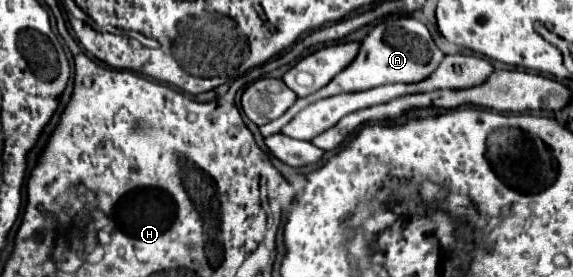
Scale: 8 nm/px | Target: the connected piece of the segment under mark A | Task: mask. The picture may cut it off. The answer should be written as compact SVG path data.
M393 16L387 18L379 24L375 24L367 36L361 40L361 48L359 54L353 58L353 62L343 68L327 86L323 86L321 90L305 96L305 98L297 98L295 104L277 120L267 122L265 126L259 128L259 132L263 136L269 134L277 134L281 132L281 128L305 106L327 98L327 96L335 96L335 94L343 94L343 92L361 92L367 88L375 88L381 84L393 84L393 82L417 82L423 80L427 76L431 76L431 72L437 68L437 64L443 60L443 52L437 48L437 44L433 42L427 26L419 20L415 20L413 16Z

